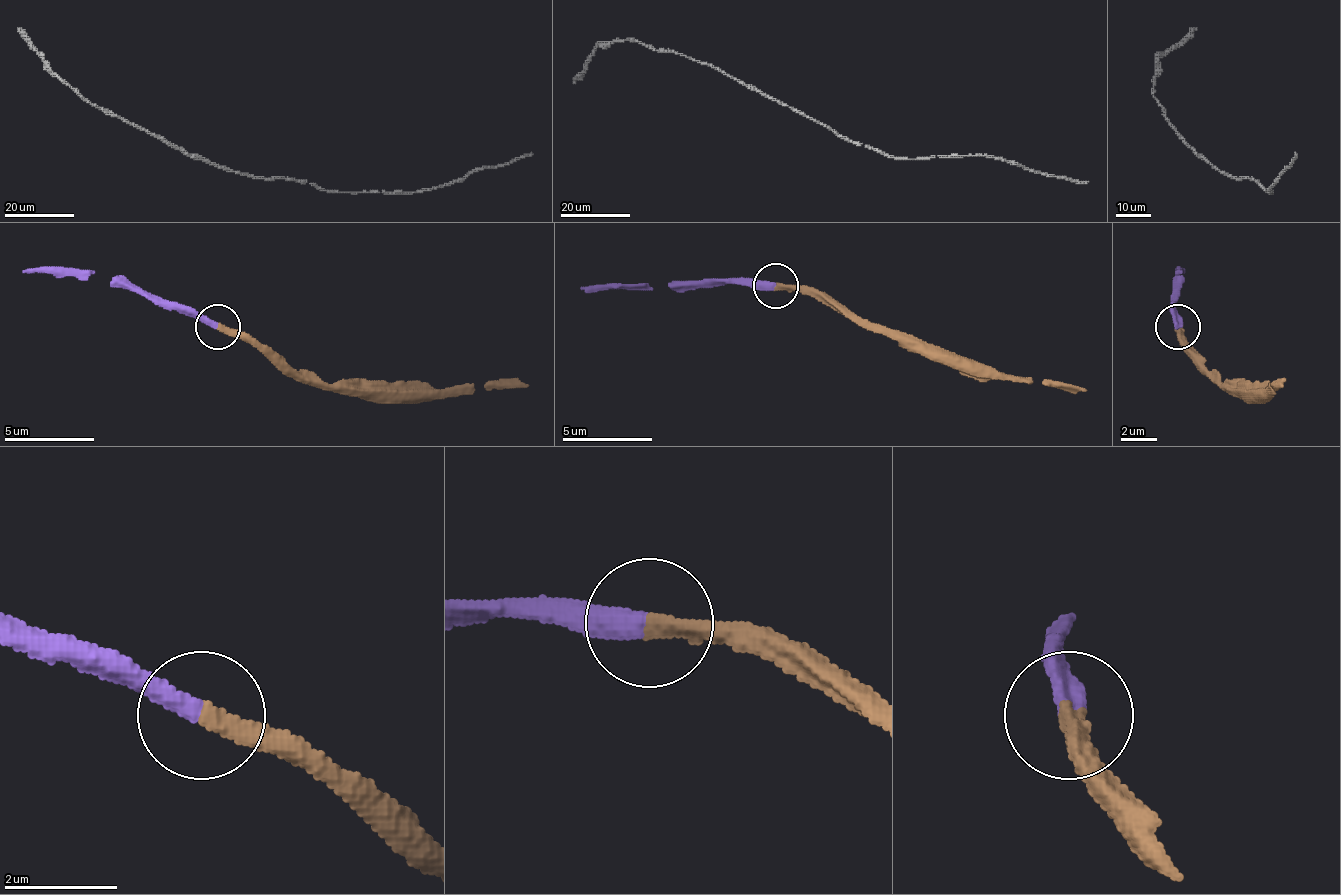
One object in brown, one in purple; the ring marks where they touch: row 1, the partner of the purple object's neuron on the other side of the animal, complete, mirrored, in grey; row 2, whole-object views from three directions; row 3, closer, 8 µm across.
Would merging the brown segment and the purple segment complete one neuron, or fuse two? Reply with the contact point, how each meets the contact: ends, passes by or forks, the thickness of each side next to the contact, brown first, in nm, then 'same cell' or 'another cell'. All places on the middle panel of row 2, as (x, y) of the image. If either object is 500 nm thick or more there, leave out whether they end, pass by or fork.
at (775, 285); brown ends there; purple ends there; 360 nm thick on the brown side, 360 nm on the other; same cell

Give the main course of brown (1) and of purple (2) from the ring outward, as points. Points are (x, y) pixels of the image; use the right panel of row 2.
1: (1178, 326), (1183, 343), (1228, 388), (1268, 388), (1272, 384), (1281, 388)
2: (1178, 326), (1174, 308), (1178, 276), (1183, 272)

